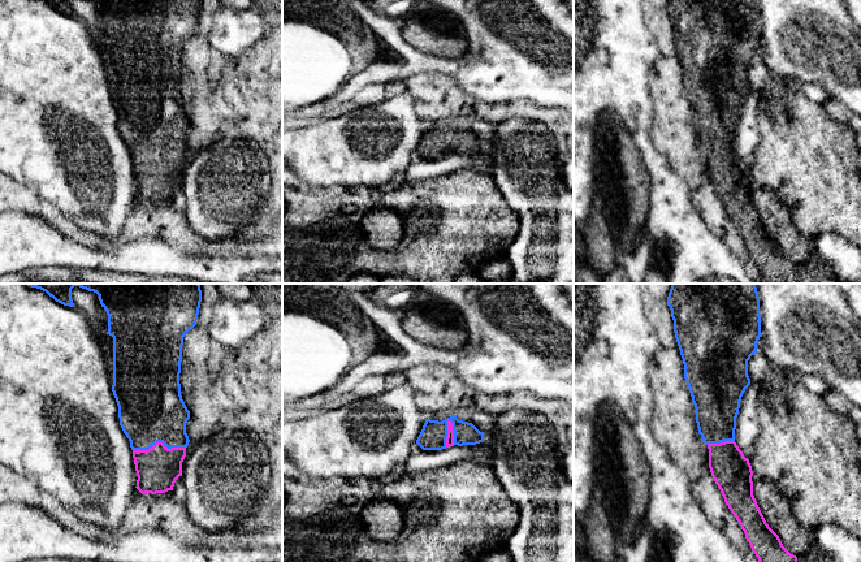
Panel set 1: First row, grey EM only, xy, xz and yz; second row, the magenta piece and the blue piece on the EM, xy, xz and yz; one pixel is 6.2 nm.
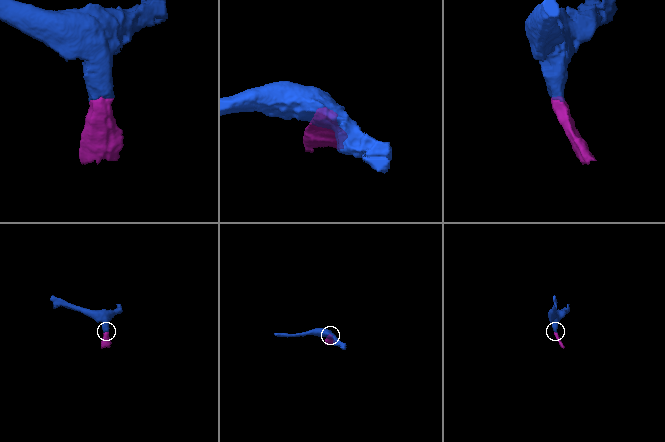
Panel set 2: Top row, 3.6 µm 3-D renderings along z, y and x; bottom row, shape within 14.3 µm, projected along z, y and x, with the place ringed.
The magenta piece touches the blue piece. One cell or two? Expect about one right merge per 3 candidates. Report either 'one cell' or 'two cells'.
one cell

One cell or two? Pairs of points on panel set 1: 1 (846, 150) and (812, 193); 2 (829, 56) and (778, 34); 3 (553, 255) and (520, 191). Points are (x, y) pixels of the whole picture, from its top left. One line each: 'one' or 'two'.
1: one
2: one
3: one

